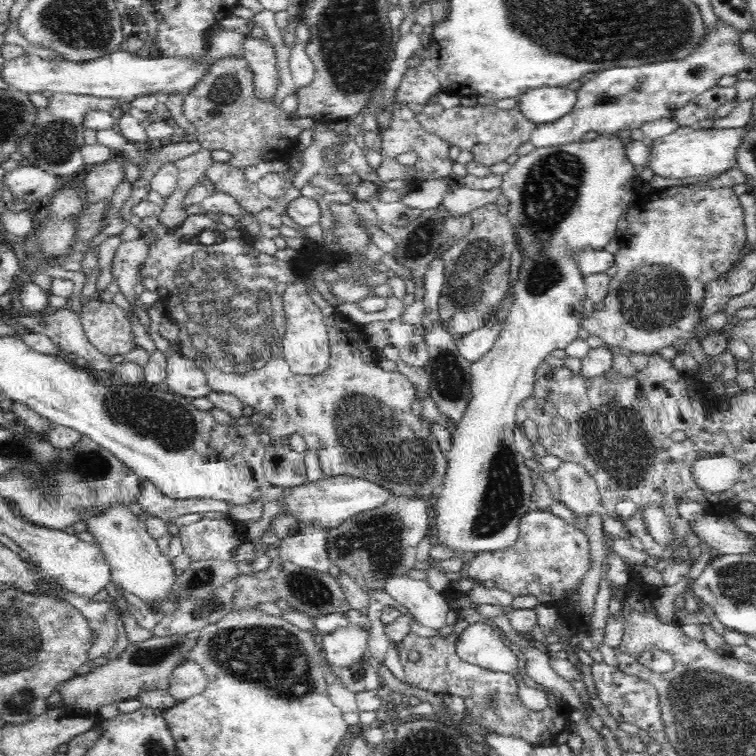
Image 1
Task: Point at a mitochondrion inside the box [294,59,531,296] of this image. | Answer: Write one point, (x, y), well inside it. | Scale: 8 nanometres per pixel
(421, 238)

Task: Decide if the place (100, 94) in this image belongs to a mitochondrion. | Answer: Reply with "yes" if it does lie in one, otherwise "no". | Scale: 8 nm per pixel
no

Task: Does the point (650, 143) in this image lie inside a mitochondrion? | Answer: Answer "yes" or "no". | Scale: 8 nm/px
no

